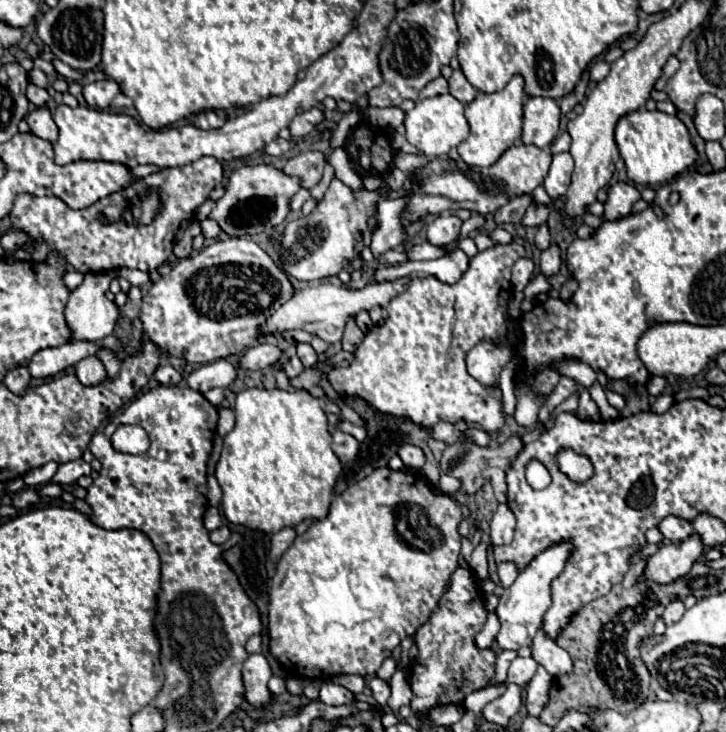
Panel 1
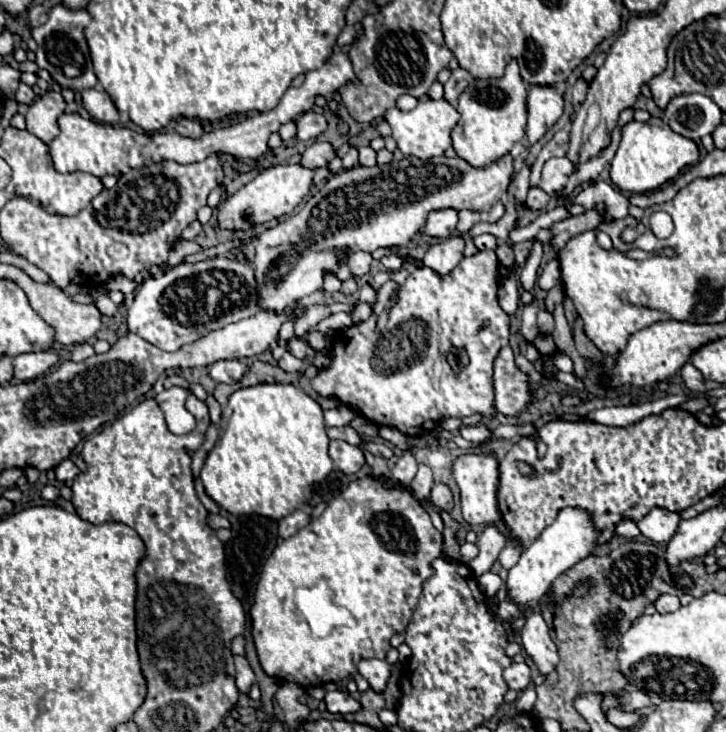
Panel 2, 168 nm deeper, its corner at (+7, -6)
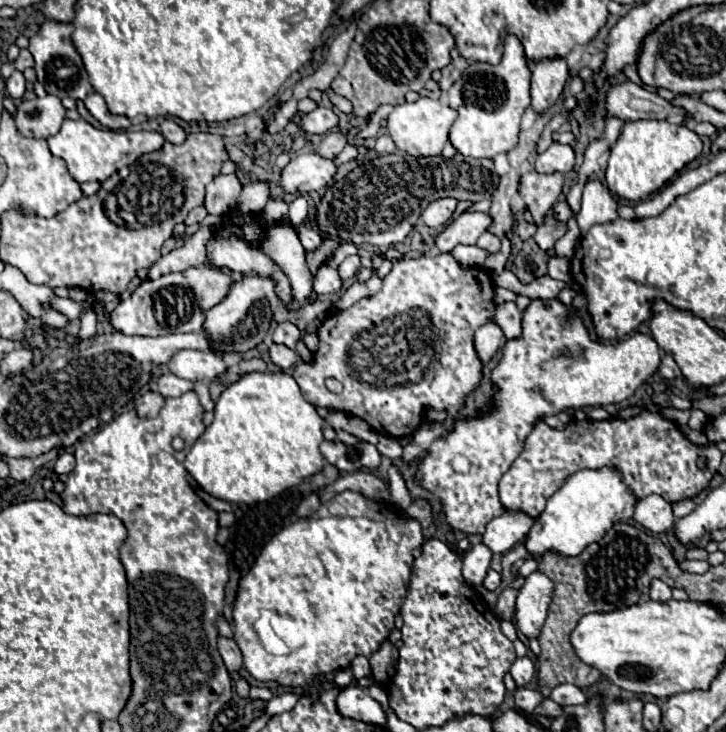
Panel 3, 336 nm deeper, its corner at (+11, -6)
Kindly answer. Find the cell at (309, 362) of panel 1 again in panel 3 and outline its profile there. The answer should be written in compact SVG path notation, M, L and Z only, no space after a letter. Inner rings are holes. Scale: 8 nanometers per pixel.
M279 323L277 329L275 329L275 333L273 333L273 341L275 341L275 343L283 343L283 345L287 345L289 349L295 349L295 345L297 345L299 339L301 339L301 333L299 333L299 329L297 329L295 325L291 325L291 323Z

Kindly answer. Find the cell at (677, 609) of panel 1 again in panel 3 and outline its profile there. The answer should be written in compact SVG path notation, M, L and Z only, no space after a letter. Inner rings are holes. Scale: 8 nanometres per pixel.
M655 579L655 581L651 583L651 593L649 593L649 595L651 595L653 601L665 603L665 601L671 599L671 589L669 589L663 581L657 581L657 579Z

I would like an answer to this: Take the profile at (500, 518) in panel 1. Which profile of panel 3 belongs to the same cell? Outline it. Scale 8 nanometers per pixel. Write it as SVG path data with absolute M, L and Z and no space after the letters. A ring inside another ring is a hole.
M485 543L473 545L463 555L463 577L471 587L479 589L483 585L483 579L491 567L491 557L493 553L489 551L489 547L485 547Z

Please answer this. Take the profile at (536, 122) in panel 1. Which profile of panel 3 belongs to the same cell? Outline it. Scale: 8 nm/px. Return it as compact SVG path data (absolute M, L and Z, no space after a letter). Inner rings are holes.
M545 59L531 67L531 109L543 115L561 97L567 81L565 59Z

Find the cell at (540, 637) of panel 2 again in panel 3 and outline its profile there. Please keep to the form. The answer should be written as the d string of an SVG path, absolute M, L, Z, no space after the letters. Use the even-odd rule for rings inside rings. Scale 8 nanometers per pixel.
M539 571L531 573L517 597L517 629L525 639L537 639L551 603L553 583Z

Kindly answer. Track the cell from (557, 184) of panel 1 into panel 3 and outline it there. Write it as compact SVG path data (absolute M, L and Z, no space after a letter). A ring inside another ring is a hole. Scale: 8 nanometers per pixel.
M555 143L541 155L537 155L537 161L535 161L535 171L541 171L543 175L549 175L549 173L569 173L575 165L575 159L573 159L573 149L569 145L561 145L561 143Z

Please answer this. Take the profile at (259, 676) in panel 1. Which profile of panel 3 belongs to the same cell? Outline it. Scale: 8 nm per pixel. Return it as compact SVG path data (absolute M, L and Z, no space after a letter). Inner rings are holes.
M219 637L219 653L225 661L225 667L229 673L235 673L241 669L243 665L243 659L241 659L241 651L237 647L237 643L233 639L225 639L225 637Z

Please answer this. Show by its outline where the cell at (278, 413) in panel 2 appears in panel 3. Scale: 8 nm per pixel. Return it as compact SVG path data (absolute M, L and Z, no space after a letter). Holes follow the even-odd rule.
M247 373L221 393L219 401L215 403L215 421L205 429L205 433L191 447L191 451L189 451L187 459L185 459L185 469L195 477L195 481L199 483L199 487L203 491L207 491L209 495L213 495L217 499L223 499L223 501L229 501L229 503L247 503L247 505L263 503L263 501L269 501L269 499L277 497L285 489L299 485L303 479L321 473L323 463L325 463L323 455L319 453L321 441L323 441L323 419L317 415L315 407L303 399L303 395L299 391L299 385L295 383L295 379L291 375L287 375L287 373Z

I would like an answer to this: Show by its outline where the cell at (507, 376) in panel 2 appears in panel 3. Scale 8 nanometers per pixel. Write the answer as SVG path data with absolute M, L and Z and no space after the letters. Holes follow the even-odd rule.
M487 323L475 333L475 349L483 363L489 363L499 353L505 342L506 338L503 337L499 325L495 323Z

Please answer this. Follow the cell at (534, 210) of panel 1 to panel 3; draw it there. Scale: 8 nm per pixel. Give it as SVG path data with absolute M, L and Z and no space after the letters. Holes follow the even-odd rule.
M529 171L521 177L521 187L519 193L531 211L535 225L543 223L543 217L551 211L555 205L559 193L563 187L563 175L561 173L551 173L551 175L541 175L537 171Z

